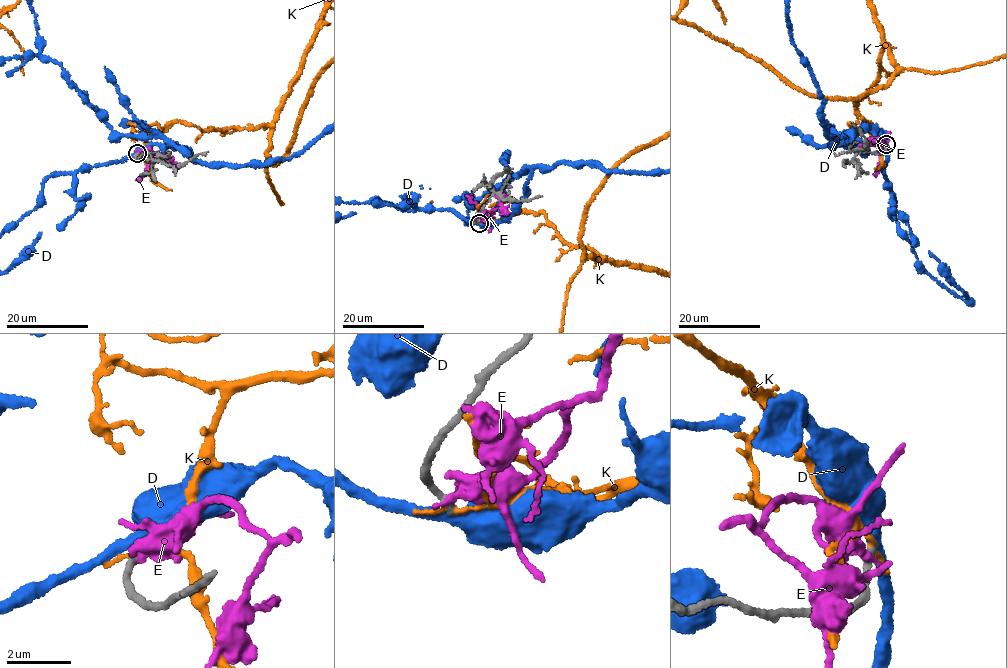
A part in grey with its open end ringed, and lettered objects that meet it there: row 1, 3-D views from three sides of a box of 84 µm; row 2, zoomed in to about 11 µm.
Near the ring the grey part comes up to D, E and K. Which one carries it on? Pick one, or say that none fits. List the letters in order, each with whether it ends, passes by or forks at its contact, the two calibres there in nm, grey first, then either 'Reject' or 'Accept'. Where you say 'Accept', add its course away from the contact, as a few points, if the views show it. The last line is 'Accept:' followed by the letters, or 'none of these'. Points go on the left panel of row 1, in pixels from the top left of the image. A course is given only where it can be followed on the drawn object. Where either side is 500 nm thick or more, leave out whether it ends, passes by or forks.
D: It passes by. Thickness 200 nm (grey) against 400 nm. Reject
E: It passes by. Thickness 260 nm (grey) against 280 nm. Reject
K: It ends there. Thickness 240 nm (grey) against 140 nm. Reject
Accept: none of these

